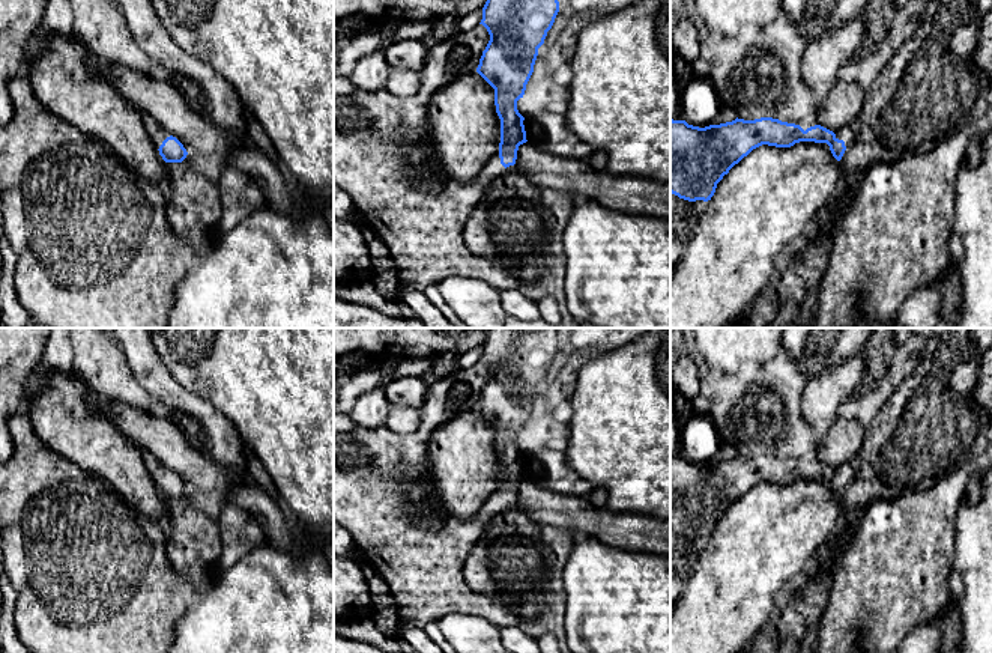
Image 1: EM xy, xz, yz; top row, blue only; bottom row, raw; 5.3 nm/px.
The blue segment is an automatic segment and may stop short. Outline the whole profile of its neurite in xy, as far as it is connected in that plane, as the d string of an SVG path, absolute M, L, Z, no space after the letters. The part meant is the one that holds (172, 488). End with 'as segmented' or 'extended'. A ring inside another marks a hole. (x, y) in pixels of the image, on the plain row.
M144 451L144 465L165 500L182 500L186 495L183 481L147 451Z | extended

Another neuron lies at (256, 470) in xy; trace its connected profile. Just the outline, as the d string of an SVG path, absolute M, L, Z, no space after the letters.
M243 442L243 453L246 457L248 474L251 478L274 500L280 498L278 489L274 484L271 475L266 472L257 456L253 450Z

